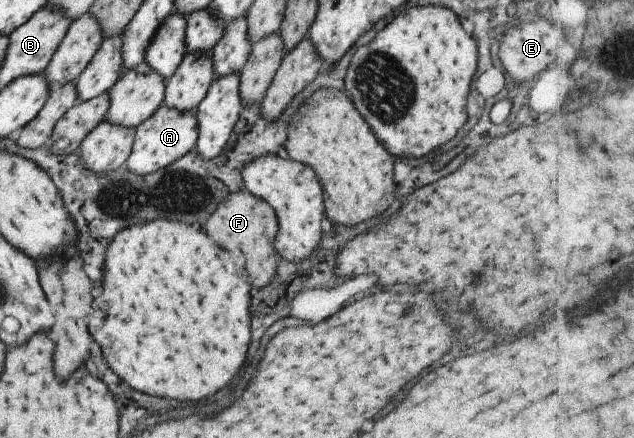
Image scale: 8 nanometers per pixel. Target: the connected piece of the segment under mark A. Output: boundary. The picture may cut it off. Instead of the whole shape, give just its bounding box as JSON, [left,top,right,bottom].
[125,102,198,176]

